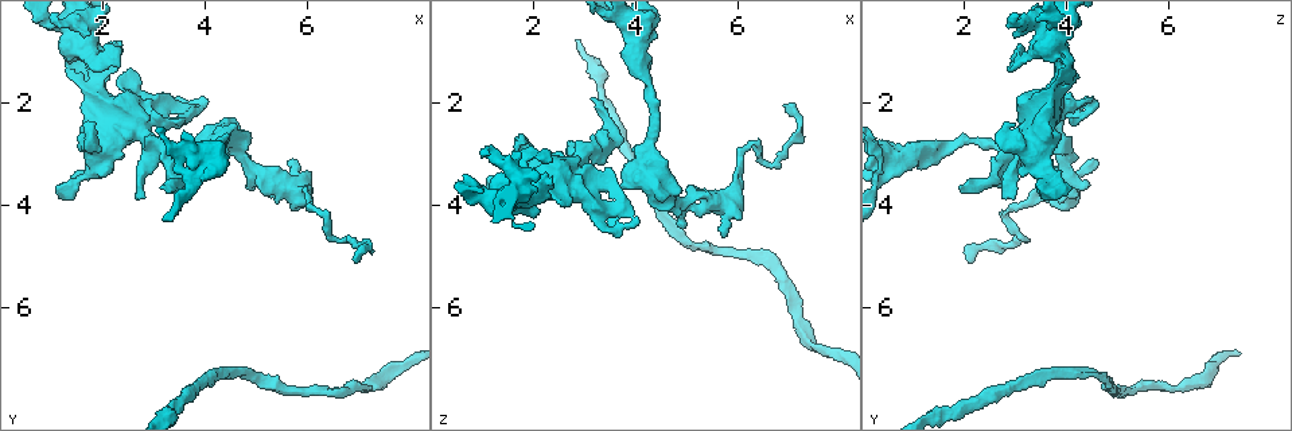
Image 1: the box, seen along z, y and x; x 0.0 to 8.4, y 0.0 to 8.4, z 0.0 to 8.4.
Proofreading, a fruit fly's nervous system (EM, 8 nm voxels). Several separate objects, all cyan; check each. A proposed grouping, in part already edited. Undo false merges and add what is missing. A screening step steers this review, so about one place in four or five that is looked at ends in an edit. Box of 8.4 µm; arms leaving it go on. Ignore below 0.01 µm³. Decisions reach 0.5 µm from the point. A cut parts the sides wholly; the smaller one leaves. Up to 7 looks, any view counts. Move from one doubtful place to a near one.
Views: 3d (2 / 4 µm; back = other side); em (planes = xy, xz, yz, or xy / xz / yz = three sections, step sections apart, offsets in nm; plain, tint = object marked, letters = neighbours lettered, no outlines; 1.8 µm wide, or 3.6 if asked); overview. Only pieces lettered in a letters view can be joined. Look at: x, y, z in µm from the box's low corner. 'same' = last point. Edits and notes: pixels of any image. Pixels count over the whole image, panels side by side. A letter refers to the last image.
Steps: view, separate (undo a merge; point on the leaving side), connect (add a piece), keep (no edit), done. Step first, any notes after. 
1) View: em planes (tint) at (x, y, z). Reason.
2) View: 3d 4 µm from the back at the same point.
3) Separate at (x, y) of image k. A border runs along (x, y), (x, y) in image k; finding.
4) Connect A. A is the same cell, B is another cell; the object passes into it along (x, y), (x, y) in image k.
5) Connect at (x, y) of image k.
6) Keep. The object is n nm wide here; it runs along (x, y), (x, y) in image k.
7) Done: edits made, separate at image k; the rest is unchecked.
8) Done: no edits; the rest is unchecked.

View: em 3.6 µm xy step 4 (tint) at (4.00, 2.95, 1.05). Sudden change in width.

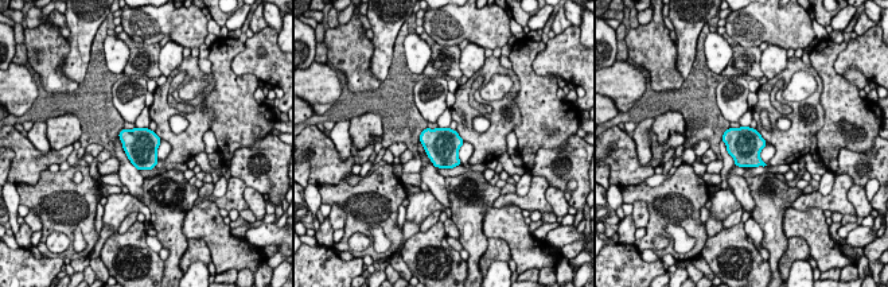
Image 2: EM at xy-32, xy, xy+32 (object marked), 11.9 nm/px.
View: em 3.6 µm planes (letters) at the same point.

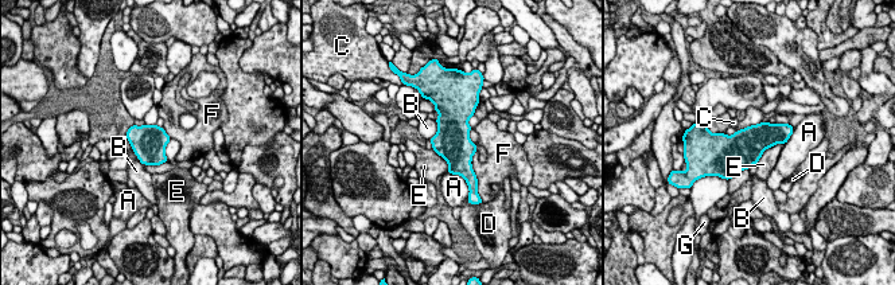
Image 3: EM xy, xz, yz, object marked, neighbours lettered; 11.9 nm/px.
Keep. A, B, C, D, E, F and G are other cells; continuous, no second neuron.

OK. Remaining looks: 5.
View: 3d 2 µm from the back at (7.10, 7.55, 6.10). Narrows sharply.

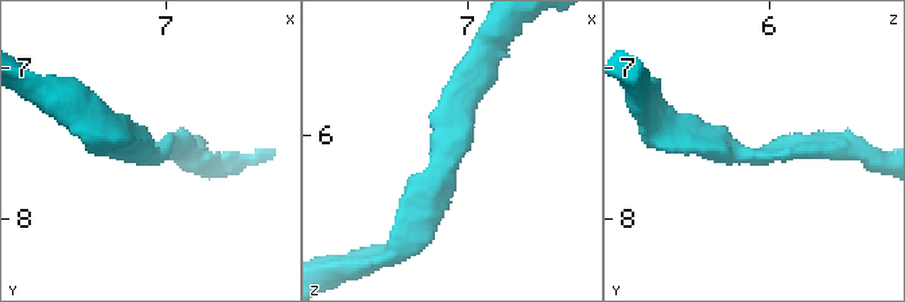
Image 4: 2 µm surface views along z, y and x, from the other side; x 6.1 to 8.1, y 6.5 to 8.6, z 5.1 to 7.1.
View: em yz step 16 (tint) at (7.10, 7.56, 6.12). The arms are 170, 190 nm wide; shape alone is not enough.

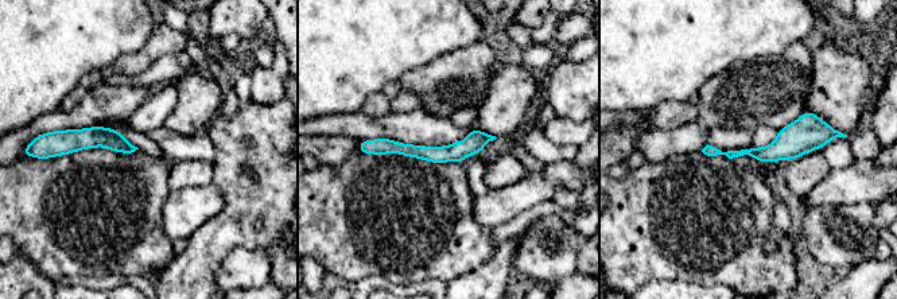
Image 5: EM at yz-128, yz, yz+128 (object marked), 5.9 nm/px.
View: em planes (letters) at the same point. Another direction.

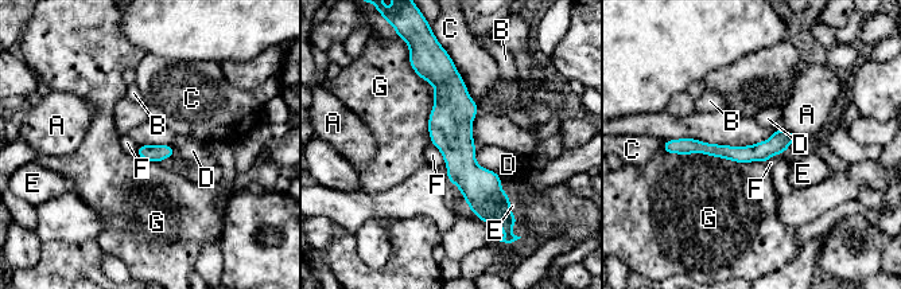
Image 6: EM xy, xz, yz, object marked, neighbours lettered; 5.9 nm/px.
Keep. The object is 110 nm wide here; A, B, C, D, E, F and G are other cells; a border runs along (431, 143), (442, 155), (447, 176) in image 6; one neuron here.

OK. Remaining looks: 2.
View: em 3.6 µm planes (plain) at (6.95, 5.15, 2.05). Free end.

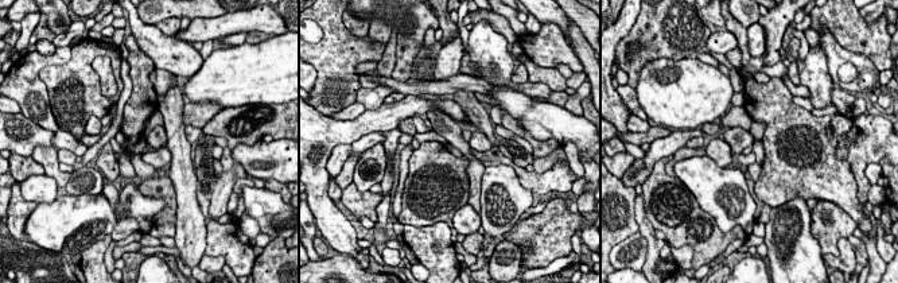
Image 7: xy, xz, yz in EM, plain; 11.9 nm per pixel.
View: em 3.6 µm planes (letters) at the same point.

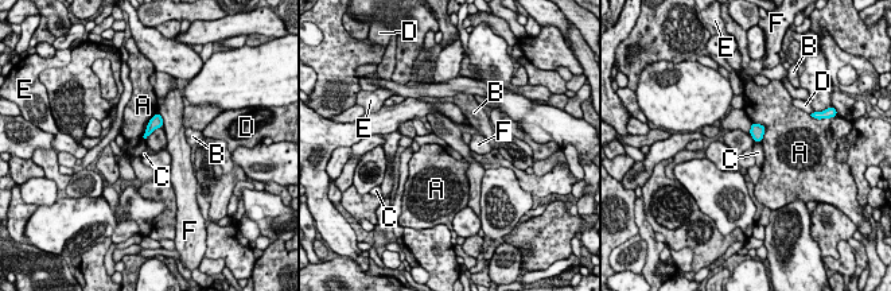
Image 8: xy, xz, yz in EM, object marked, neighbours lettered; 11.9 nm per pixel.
Keep. A, B, C, D, E and F are other cells; a border runs along (162, 127), (158, 127), (146, 139) in image 8; none of them fits.

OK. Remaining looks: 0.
Done: no edits; the rest is unchecked.

